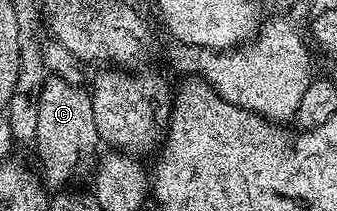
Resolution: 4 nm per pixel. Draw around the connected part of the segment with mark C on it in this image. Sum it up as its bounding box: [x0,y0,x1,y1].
[33,77,101,188]

